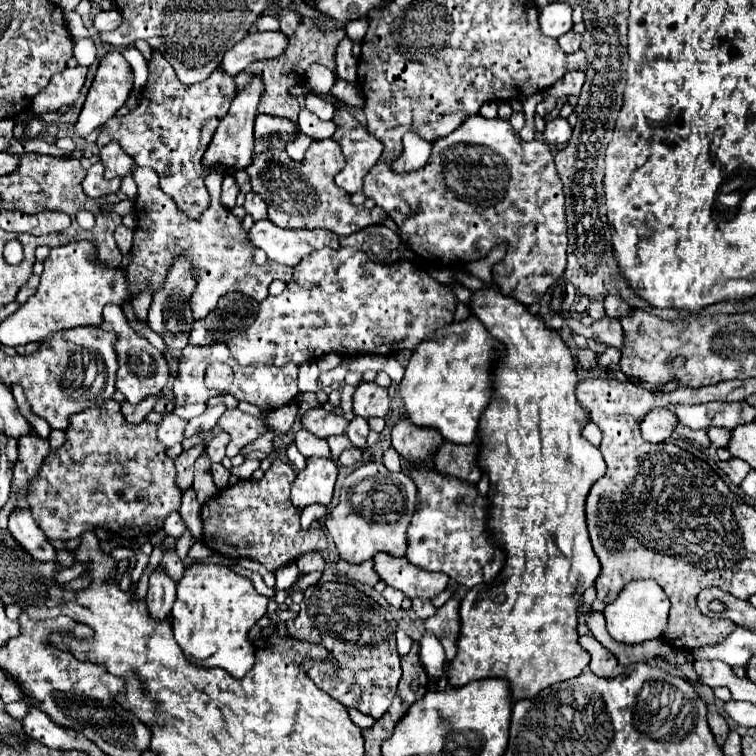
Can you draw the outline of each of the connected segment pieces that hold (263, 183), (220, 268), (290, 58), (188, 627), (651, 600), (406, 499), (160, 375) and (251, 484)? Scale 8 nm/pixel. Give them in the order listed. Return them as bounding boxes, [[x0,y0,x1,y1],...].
[[247,139,385,235],[127,167,293,319],[235,9,345,121],[171,563,269,677],[603,579,669,645],[325,463,417,563],[103,305,169,403],[201,459,327,571]]

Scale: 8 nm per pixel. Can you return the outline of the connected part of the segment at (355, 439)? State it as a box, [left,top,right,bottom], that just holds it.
[345,417,369,449]

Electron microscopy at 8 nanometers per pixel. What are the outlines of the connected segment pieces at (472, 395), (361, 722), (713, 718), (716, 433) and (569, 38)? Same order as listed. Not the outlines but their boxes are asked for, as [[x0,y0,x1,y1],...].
[[399,317,503,445],[347,708,376,728],[707,713,729,747],[709,429,731,449],[559,29,581,53]]

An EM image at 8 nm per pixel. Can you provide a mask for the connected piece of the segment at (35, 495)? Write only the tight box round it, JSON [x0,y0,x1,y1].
[27,399,181,541]

